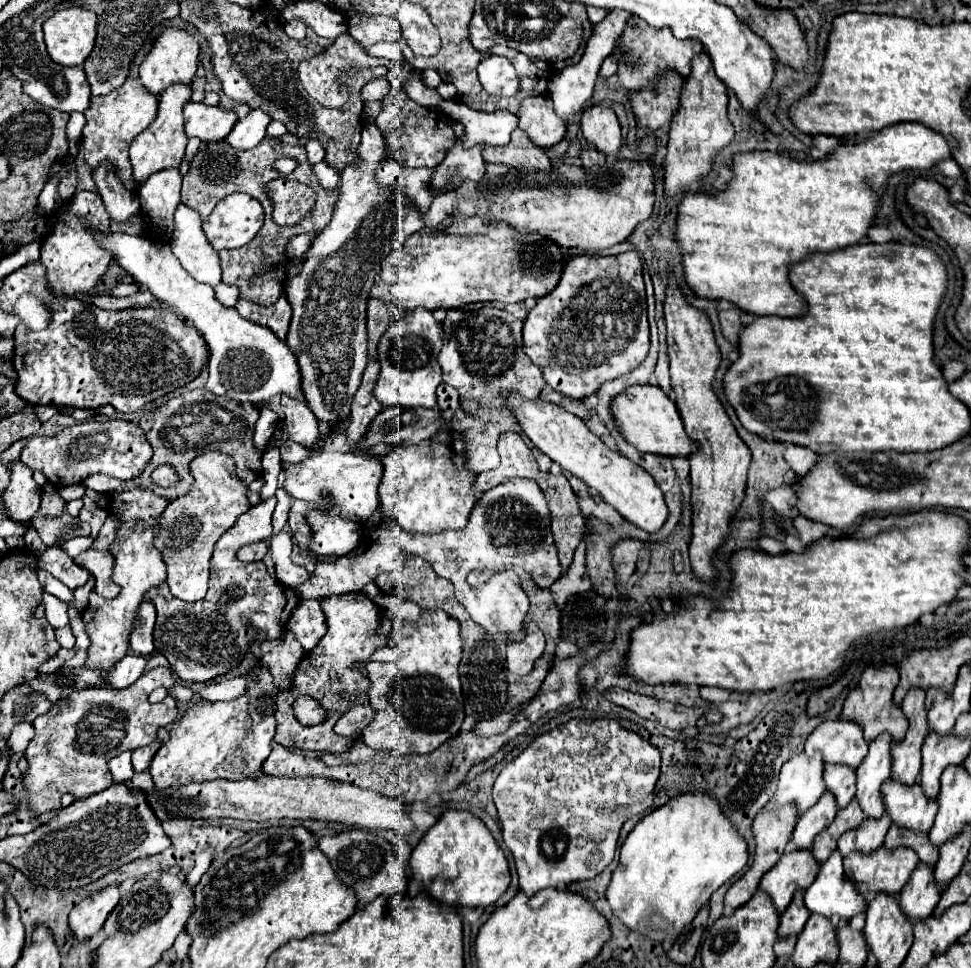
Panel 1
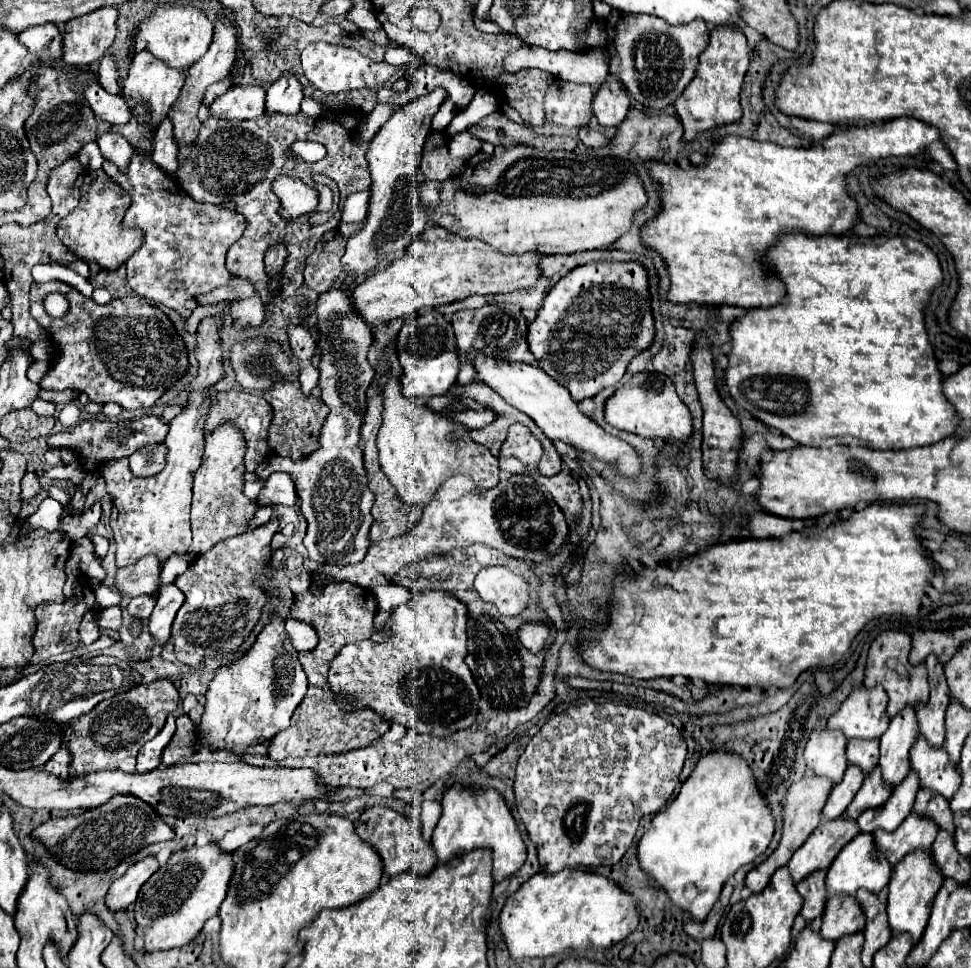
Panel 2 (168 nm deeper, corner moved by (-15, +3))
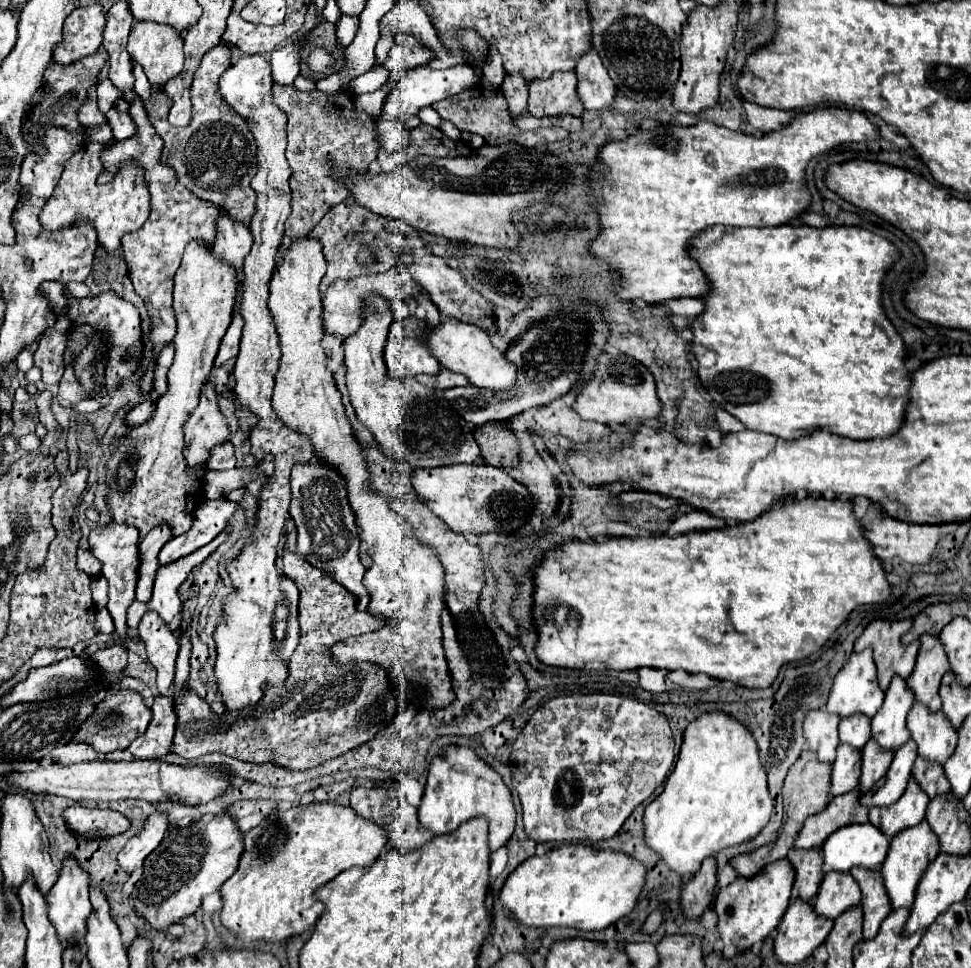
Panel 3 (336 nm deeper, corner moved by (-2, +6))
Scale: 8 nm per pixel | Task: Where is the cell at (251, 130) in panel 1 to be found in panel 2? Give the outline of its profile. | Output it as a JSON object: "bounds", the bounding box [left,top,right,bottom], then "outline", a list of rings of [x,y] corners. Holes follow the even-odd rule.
{"bounds":[266,72,302,118],"outline":[[[284,72],[278,82],[268,86],[266,90],[266,118],[272,114],[296,114],[302,102],[302,84],[294,78],[294,74]]]}

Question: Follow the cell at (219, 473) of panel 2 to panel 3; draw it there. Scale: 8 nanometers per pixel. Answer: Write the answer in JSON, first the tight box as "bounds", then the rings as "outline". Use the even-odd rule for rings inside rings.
{"bounds":[183,381,229,465],"outline":[[[211,381],[203,385],[203,391],[199,393],[199,405],[183,423],[183,433],[187,439],[183,455],[189,465],[205,465],[209,451],[227,441],[229,427],[217,407],[217,393]]]}

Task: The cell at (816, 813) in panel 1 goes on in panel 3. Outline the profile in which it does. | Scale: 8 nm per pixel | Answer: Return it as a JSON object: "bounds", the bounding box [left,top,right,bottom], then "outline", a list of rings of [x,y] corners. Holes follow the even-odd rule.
{"bounds":[831,743,861,797],"outline":[[[841,743],[837,749],[837,759],[833,761],[833,775],[831,775],[831,797],[849,793],[857,787],[861,775],[861,751],[847,747]]]}

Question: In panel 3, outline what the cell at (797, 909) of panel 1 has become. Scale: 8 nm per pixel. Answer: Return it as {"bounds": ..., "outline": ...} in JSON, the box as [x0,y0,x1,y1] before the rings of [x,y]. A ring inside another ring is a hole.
{"bounds":[787,847,825,901],"outline":[[[811,847],[807,851],[791,849],[787,859],[793,863],[793,867],[797,871],[795,887],[799,891],[799,897],[805,901],[811,901],[817,895],[817,889],[825,875],[821,847]]]}

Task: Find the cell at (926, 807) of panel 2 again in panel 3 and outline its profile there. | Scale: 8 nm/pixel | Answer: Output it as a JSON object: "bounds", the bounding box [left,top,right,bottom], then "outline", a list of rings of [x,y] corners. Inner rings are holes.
{"bounds":[913,759,949,797],"outline":[[[917,759],[913,765],[913,777],[919,779],[919,785],[929,797],[939,795],[941,791],[947,793],[949,783],[943,775],[943,767],[931,767],[931,763],[923,763],[923,759]]]}

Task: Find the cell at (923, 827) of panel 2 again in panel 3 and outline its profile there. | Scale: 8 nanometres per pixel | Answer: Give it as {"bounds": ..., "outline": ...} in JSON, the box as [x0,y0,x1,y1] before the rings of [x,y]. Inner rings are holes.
{"bounds":[869,779,929,837],"outline":[[[909,779],[905,795],[899,797],[899,803],[891,807],[873,807],[869,811],[869,821],[879,827],[887,837],[897,835],[905,827],[913,827],[925,817],[929,795],[919,787],[915,779]]]}

